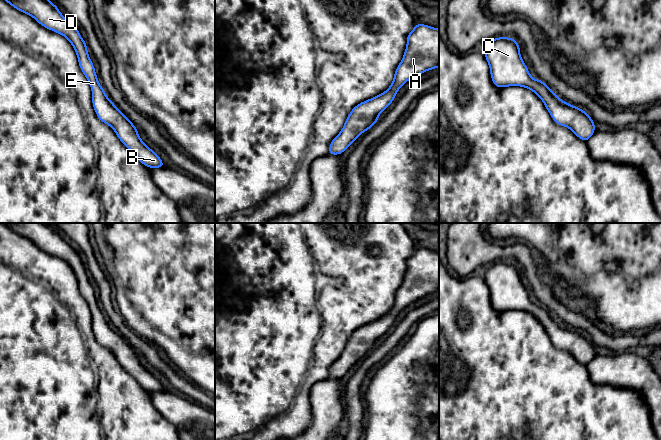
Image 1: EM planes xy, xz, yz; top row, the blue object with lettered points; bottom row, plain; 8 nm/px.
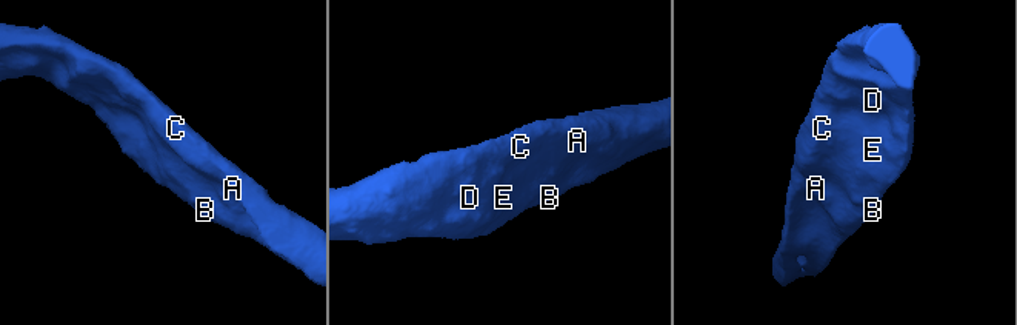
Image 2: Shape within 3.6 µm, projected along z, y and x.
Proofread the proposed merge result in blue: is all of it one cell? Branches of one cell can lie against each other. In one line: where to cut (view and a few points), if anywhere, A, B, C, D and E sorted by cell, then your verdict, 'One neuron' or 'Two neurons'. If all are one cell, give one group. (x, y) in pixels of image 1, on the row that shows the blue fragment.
No split. Groups: A B C D E. One neuron

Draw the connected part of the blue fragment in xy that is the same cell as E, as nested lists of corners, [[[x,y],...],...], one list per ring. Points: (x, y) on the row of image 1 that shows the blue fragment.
[[[4,0],[15,9],[33,17],[41,26],[69,40],[78,57],[78,64],[92,91],[92,105],[98,119],[109,125],[118,139],[147,168],[166,167],[161,158],[140,138],[135,125],[106,96],[99,84],[95,67],[89,57],[87,44],[78,29],[65,18],[58,6],[49,0]]]

